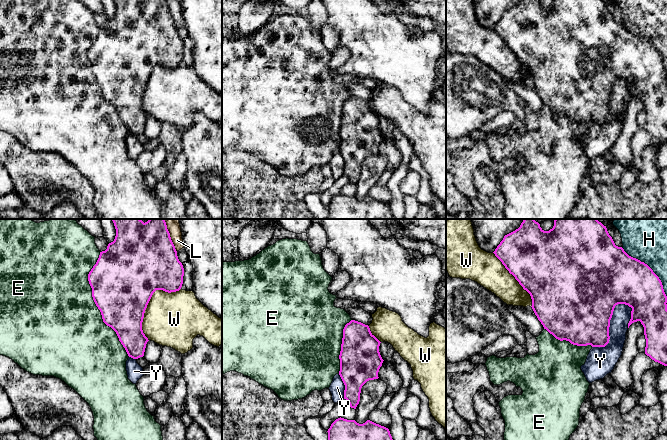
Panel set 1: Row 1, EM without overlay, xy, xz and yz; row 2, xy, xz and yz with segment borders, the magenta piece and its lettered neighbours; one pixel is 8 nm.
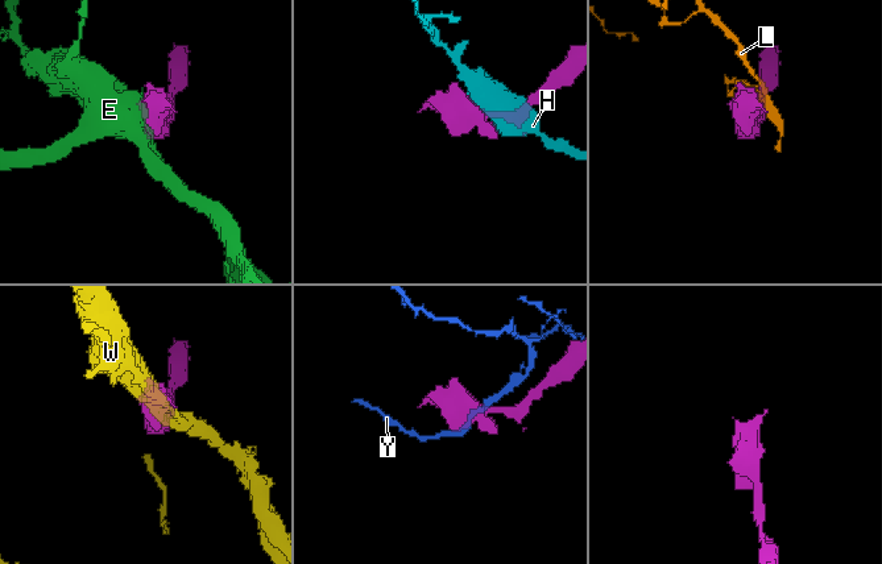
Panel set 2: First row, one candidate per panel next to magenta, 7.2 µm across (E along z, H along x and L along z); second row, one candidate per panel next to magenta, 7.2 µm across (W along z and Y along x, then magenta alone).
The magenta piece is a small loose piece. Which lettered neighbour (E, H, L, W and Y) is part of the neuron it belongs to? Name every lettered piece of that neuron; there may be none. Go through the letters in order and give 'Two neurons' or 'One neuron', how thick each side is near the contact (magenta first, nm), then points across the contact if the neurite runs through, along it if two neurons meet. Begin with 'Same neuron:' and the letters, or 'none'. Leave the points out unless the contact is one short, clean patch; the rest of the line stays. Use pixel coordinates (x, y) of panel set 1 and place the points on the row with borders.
Same neuron: E
E: One neuron. Thickness 480 nm (magenta) against 500 nm
H: Two neurons. Thickness 400 nm (magenta) against 360 nm
L: Two neurons. Thickness 480 nm (magenta) against 110 nm
W: Two neurons. Thickness 500 nm (magenta) against 440 nm
Y: Two neurons. Thickness 480 nm (magenta) against 170 nm

